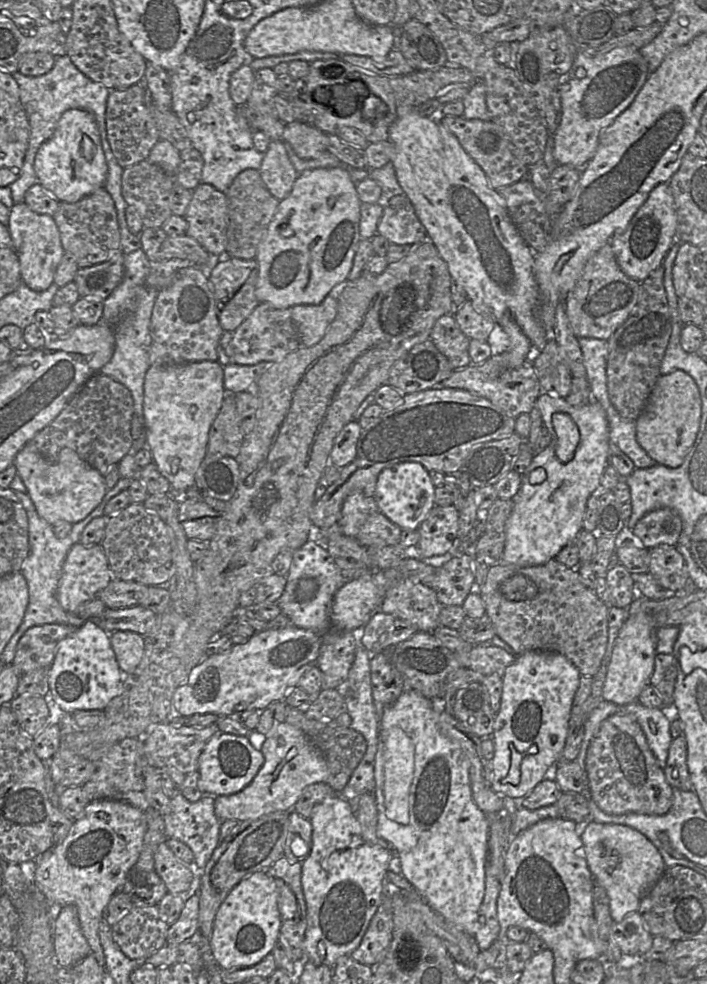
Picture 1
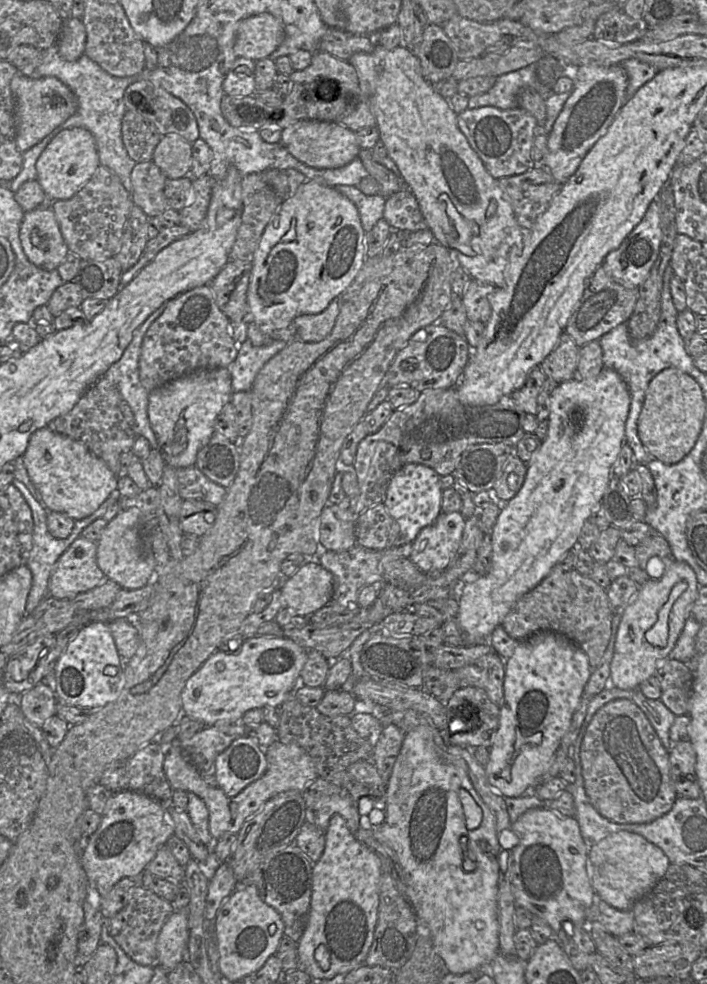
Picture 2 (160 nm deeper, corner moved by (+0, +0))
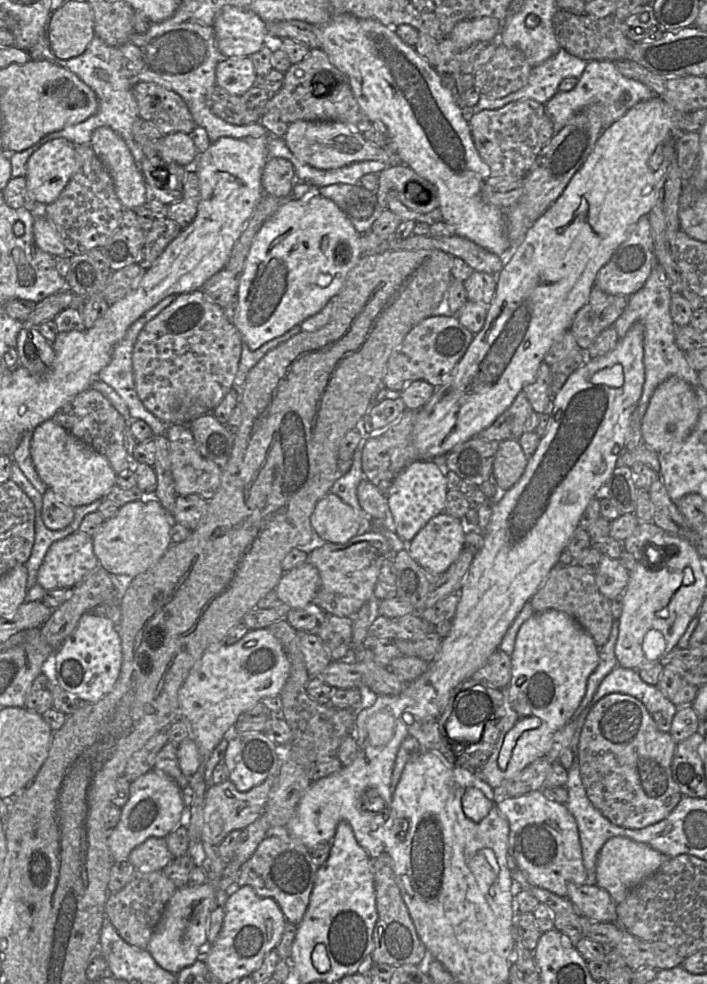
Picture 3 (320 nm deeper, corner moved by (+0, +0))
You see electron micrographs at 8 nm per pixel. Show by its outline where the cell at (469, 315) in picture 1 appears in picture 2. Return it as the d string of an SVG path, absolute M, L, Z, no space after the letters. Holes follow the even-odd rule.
M471 278L462 296L469 321L479 321L486 325L492 313L489 296L495 289L496 287L493 284Z

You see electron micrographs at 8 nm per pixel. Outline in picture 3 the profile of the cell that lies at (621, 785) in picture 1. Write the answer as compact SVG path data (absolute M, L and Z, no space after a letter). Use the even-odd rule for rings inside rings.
M610 693L601 698L590 710L584 722L579 739L580 773L588 798L612 823L625 828L644 828L665 819L682 798L678 785L672 776L672 760L677 743L670 732L660 731L645 705L637 698L623 693Z

